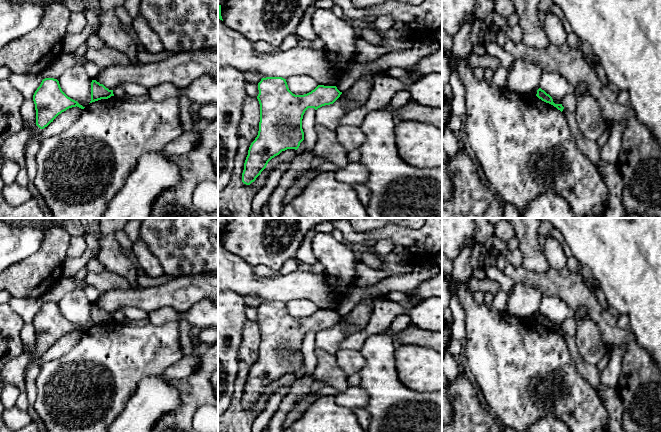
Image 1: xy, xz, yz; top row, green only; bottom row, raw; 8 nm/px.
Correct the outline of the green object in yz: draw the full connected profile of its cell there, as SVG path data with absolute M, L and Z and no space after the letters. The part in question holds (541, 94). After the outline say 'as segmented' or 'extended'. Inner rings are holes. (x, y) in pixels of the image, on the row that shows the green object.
M539 88L537 90L537 94L536 96L541 99L542 101L546 102L546 103L549 103L551 105L553 105L554 107L556 107L558 110L560 110L561 112L563 111L564 107L562 106L562 104L555 104L553 102L553 99L552 97L547 94L544 90L542 90L541 88Z | as segmented

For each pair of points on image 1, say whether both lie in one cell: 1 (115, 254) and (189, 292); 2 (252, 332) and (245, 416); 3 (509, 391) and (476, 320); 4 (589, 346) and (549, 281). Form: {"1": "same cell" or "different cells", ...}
{"1": "different cells", "2": "same cell", "3": "same cell", "4": "different cells"}

